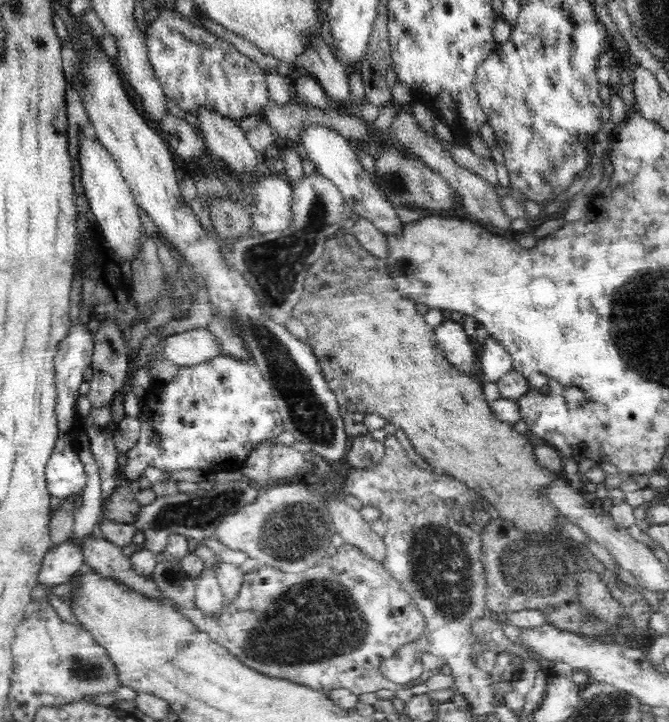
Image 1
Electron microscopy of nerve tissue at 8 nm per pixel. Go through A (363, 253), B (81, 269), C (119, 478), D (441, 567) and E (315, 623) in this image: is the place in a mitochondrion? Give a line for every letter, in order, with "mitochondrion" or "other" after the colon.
A: other
B: other
C: other
D: mitochondrion
E: mitochondrion

